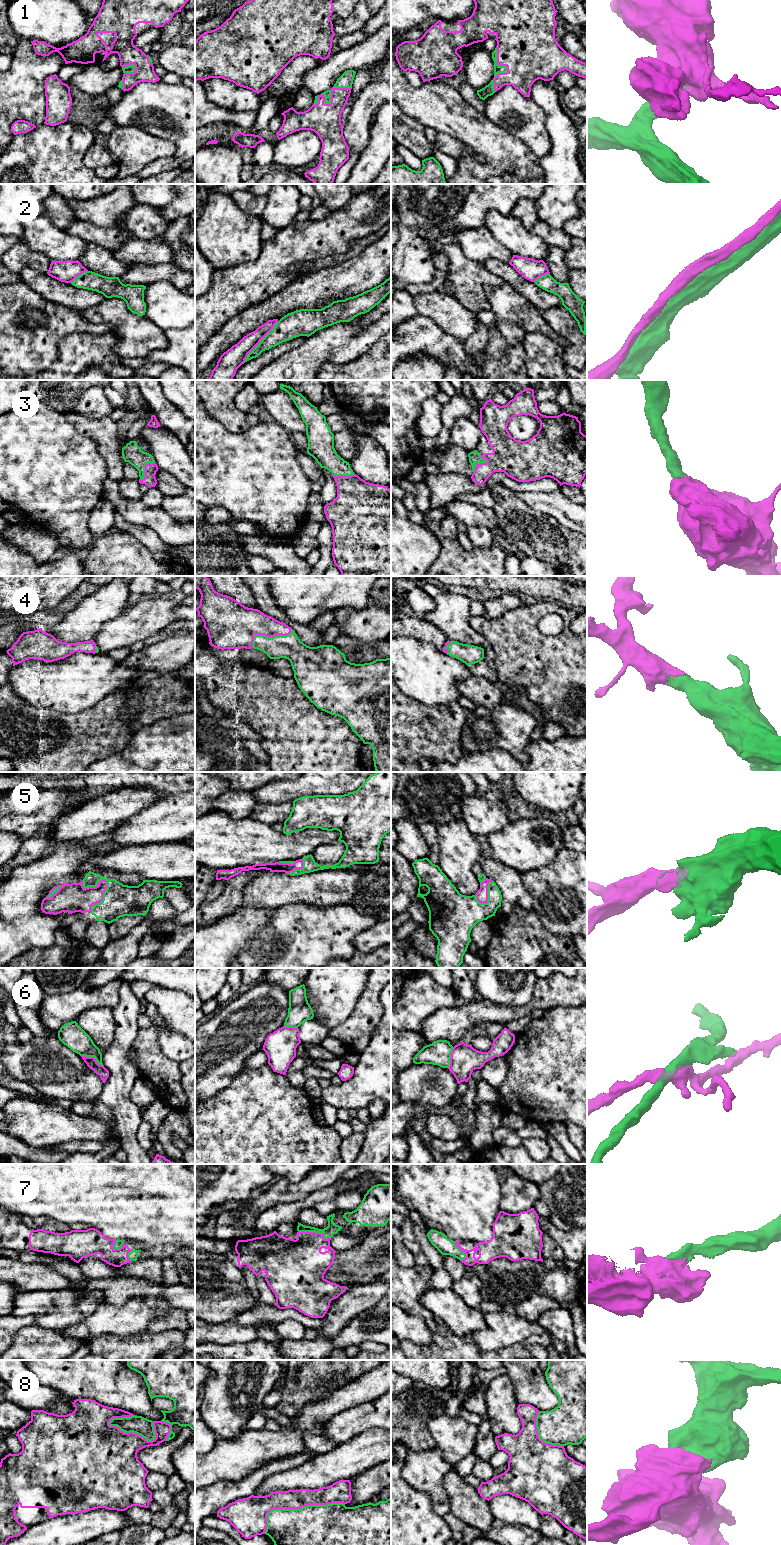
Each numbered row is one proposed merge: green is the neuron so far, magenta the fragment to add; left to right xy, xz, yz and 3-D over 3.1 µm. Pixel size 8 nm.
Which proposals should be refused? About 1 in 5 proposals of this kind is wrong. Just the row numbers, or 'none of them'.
2, 6, 8

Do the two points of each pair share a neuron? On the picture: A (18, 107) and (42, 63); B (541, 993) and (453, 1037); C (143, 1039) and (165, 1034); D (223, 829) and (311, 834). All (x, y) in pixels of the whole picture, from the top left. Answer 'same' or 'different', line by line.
A: same
B: same
C: different
D: same

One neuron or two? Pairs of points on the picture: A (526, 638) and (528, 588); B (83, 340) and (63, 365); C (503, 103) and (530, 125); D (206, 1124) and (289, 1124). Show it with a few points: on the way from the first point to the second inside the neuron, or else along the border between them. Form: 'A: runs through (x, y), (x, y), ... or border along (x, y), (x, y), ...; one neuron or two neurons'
A: border along (535, 599), (547, 600); two neurons
B: runs through (82, 346), (69, 359); one neuron
C: runs through (512, 107), (529, 117); one neuron
D: runs through (227, 1124), (268, 1124); one neuron

